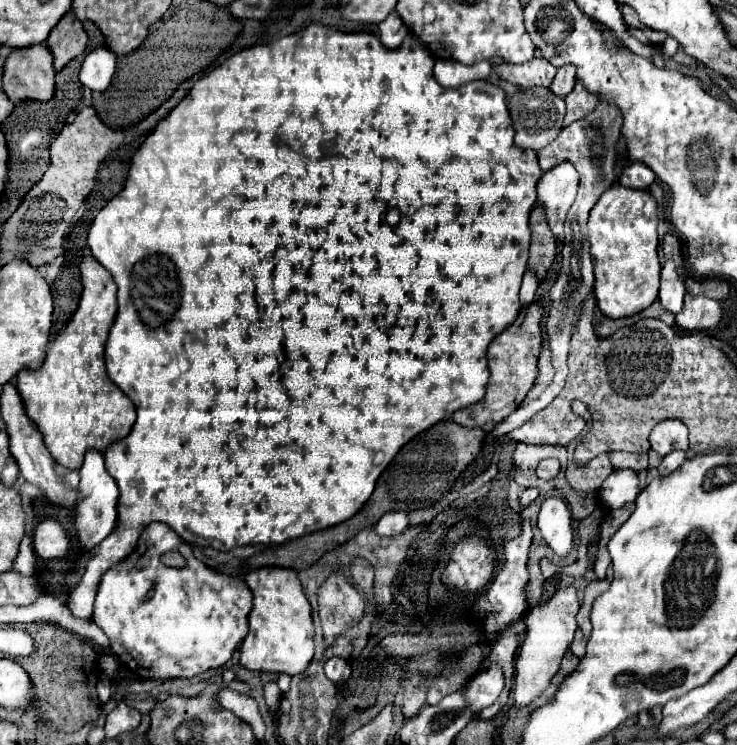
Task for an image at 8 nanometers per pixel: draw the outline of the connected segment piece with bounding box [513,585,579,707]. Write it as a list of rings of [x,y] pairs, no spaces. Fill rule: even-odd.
[[[573,585],[559,589],[545,605],[531,607],[525,613],[525,641],[515,657],[515,689],[513,689],[513,701],[517,707],[529,705],[543,689],[547,689],[551,677],[559,671],[561,657],[569,649],[577,621],[575,615],[579,611],[579,599],[577,599],[577,589]]]

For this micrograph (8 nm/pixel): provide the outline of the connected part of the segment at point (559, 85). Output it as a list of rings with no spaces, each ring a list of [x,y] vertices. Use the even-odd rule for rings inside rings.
[[[571,63],[567,67],[559,67],[557,75],[555,75],[553,83],[551,83],[551,91],[555,95],[563,97],[563,95],[571,93],[573,85],[575,85],[575,67],[571,67]]]

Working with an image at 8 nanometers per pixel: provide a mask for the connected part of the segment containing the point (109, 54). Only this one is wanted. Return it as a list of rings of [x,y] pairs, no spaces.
[[[107,47],[93,49],[79,71],[79,81],[91,91],[105,91],[111,83],[111,61],[117,61],[117,55]]]

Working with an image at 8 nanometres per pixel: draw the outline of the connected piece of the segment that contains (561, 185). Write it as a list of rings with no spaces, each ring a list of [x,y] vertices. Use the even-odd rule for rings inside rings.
[[[559,163],[559,165],[555,165],[551,171],[545,171],[545,173],[543,173],[543,177],[541,177],[541,179],[539,179],[539,183],[537,183],[539,203],[545,207],[549,227],[551,227],[551,231],[555,233],[555,237],[557,237],[559,241],[563,241],[563,239],[565,239],[563,223],[565,223],[567,211],[571,209],[571,203],[575,201],[577,189],[579,189],[579,173],[575,171],[575,165],[573,165],[573,163]]]

